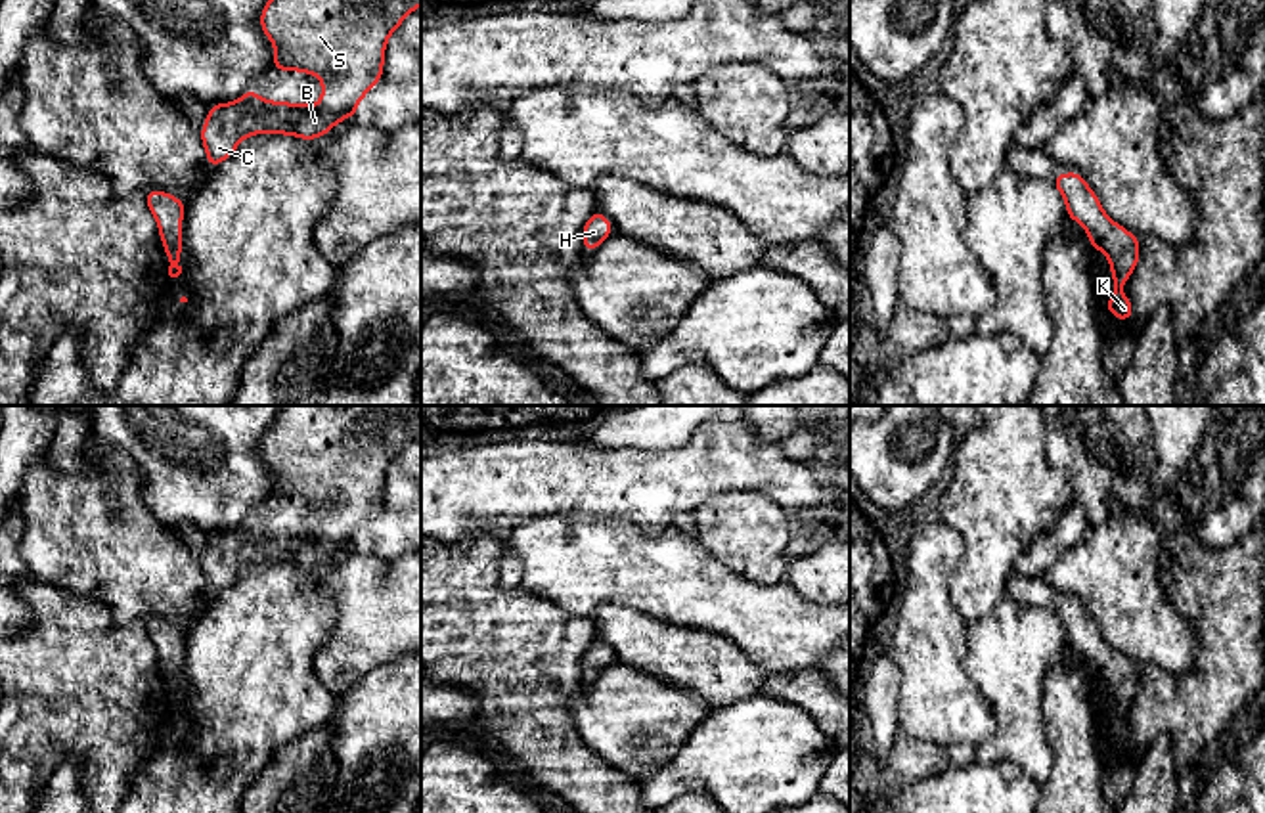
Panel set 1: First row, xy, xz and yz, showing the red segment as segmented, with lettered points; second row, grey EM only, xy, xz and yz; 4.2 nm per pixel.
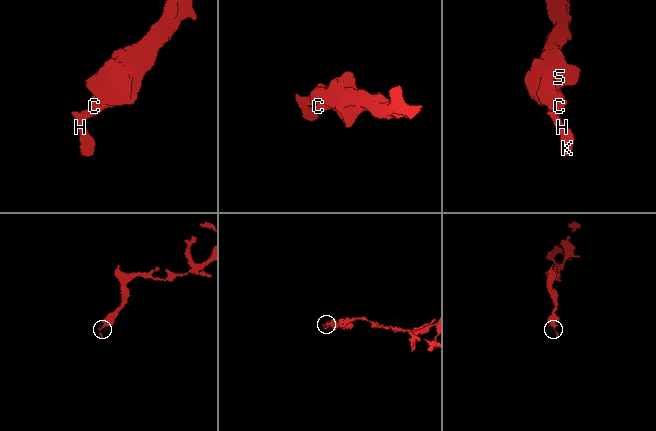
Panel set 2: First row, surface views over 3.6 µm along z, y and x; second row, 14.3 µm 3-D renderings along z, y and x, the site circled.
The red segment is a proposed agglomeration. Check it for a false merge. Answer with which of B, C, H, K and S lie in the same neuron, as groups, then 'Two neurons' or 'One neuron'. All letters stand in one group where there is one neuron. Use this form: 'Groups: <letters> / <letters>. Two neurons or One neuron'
Groups: B C H K S. One neuron

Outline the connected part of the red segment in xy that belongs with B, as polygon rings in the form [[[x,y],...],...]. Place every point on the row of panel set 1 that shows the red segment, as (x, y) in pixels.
[[[268,0],[260,13],[260,29],[272,40],[276,57],[274,71],[302,71],[304,75],[322,77],[322,101],[318,105],[295,105],[289,101],[262,99],[256,90],[245,94],[233,103],[216,103],[209,107],[209,117],[201,128],[201,142],[207,151],[207,168],[232,157],[237,143],[253,134],[274,132],[318,140],[327,134],[339,121],[362,115],[362,105],[352,109],[350,103],[364,96],[383,78],[385,46],[398,25],[421,4],[421,0]]]

